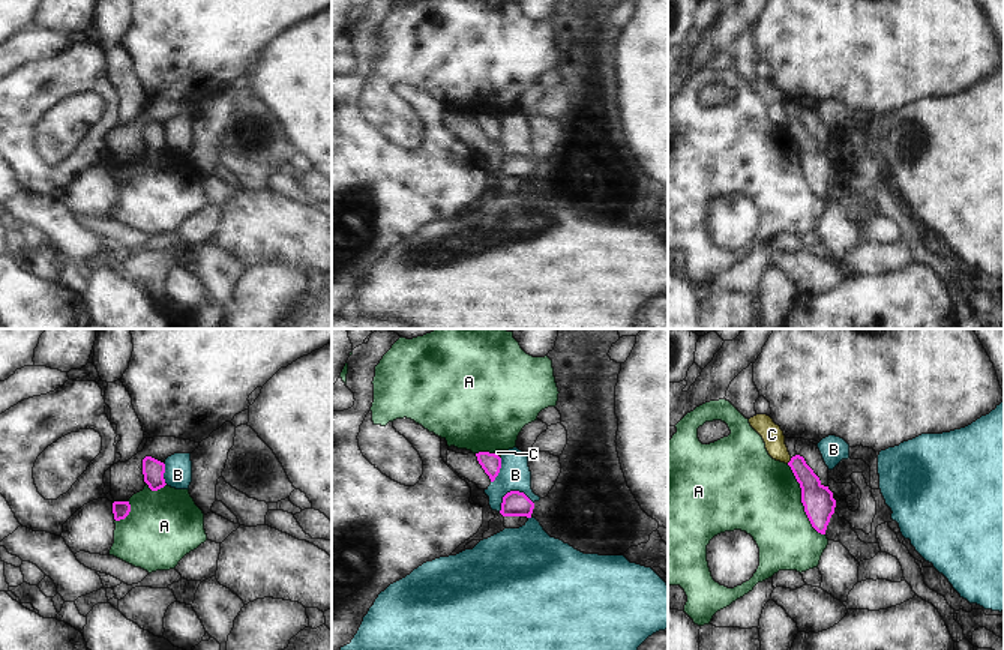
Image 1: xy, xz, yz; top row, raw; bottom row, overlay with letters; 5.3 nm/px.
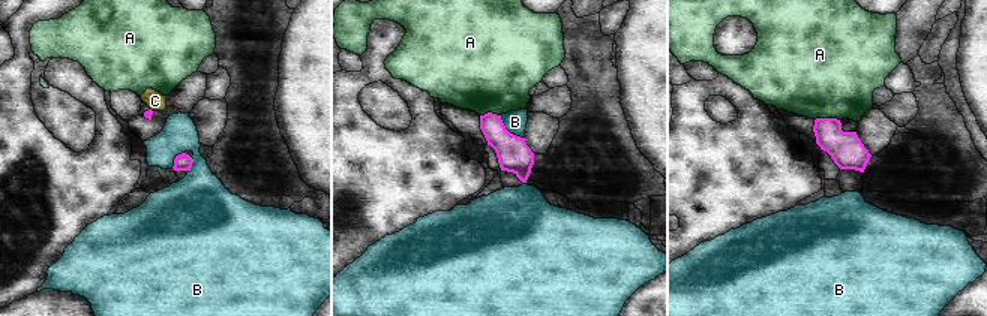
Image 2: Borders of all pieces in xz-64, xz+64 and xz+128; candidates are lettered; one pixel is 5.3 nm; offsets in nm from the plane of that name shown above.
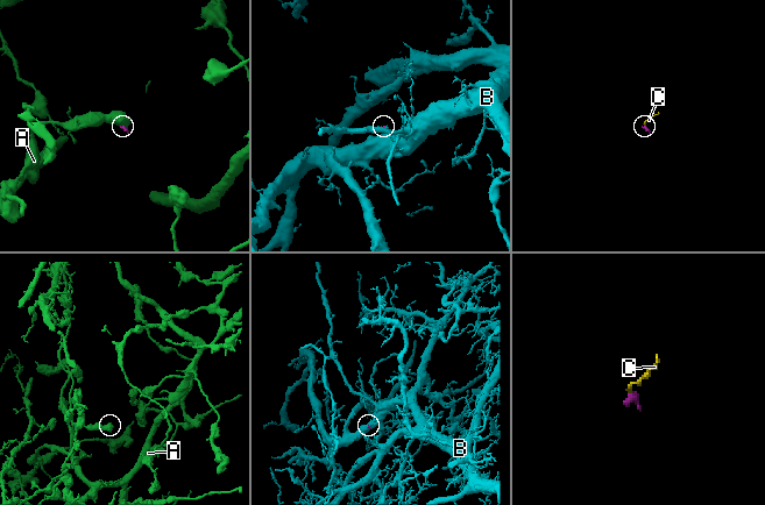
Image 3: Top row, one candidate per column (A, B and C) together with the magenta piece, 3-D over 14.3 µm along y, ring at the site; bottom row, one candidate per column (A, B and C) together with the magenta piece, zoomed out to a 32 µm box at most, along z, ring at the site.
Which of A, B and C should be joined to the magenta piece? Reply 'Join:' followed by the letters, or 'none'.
Join: none

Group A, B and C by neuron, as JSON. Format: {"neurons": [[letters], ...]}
{"neurons": [["A"], ["B"], ["C"]]}

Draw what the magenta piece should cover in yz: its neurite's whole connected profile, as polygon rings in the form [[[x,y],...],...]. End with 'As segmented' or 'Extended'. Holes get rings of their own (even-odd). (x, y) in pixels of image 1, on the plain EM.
[[[786,102],[785,108],[791,119],[788,129],[791,131],[801,152],[801,167],[812,191],[825,198],[831,179],[834,177],[836,164],[828,150],[824,150],[813,134],[806,128],[804,122],[795,116],[798,102]]]. Extended.

